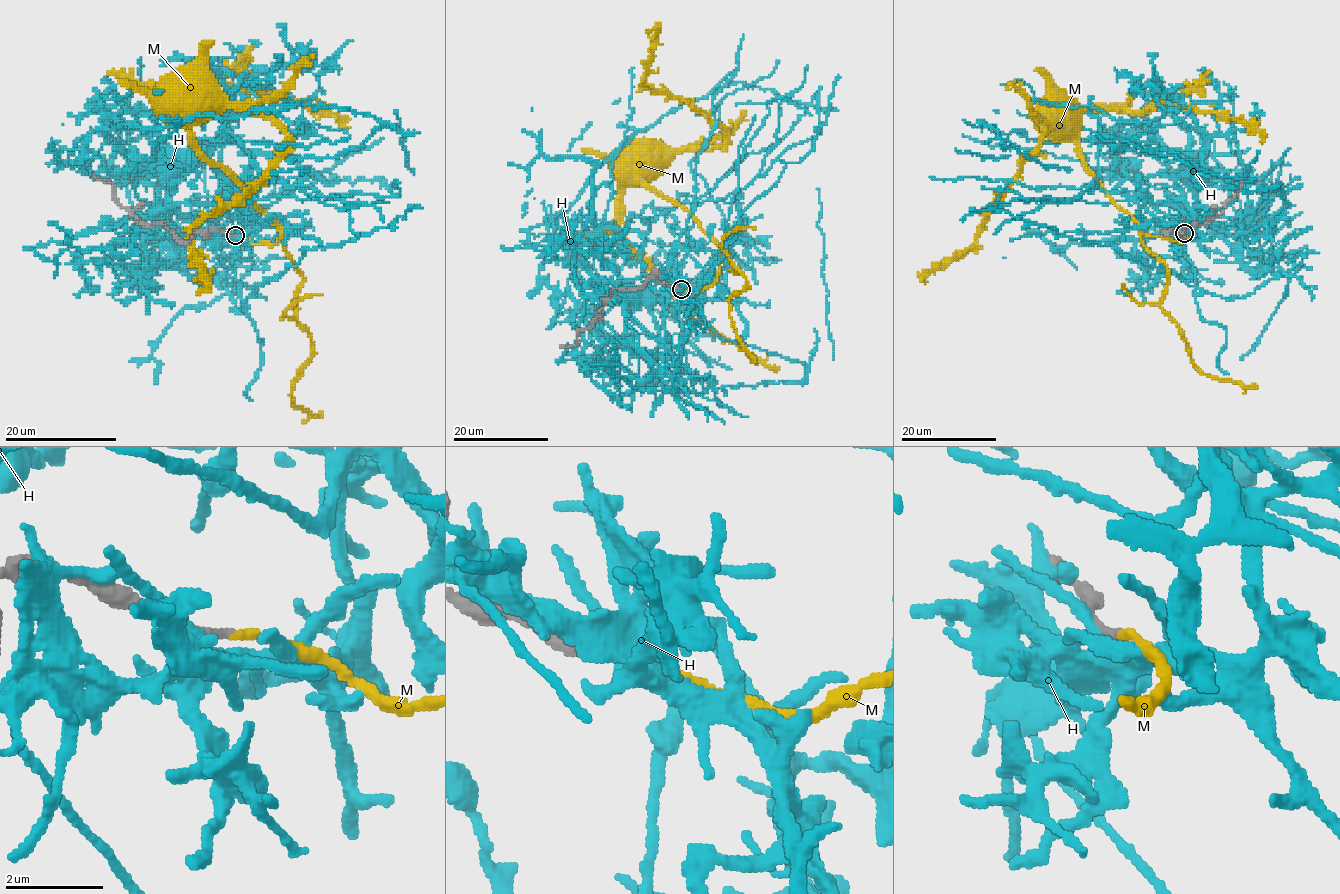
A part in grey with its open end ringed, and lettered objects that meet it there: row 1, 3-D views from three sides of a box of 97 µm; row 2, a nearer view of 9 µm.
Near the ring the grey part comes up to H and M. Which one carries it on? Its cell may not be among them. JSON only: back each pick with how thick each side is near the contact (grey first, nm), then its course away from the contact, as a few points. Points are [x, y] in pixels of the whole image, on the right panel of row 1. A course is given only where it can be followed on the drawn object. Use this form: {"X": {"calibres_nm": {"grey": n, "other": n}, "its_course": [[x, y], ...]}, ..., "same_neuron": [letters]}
{"M": {"calibres_nm": {"grey": 150, "other": 160}, "its_course": [[1184, 233], [1175, 240], [1142, 231], [1074, 139], [1045, 125], [977, 238], [918, 272]]}, "same_neuron": ["M"]}

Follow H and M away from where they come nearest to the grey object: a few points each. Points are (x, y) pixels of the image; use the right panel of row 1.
H: (1181, 233), (1198, 234), (1177, 182), (1191, 170), (1193, 183), (1148, 152), (977, 121), (1044, 166), (1071, 170)
M: (1184, 233), (1175, 240), (1142, 231), (1074, 139), (1045, 125), (977, 238), (918, 272)

